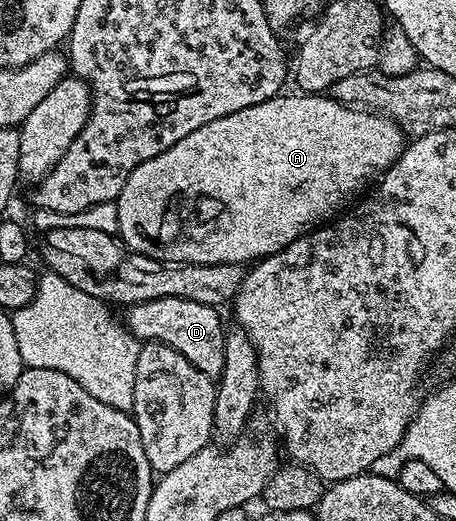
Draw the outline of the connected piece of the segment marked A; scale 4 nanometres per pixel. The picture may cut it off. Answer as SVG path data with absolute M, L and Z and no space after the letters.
M282 93L274 99L259 101L259 105L251 105L247 109L239 109L235 113L227 113L227 117L219 117L221 122L221 143L189 143L193 139L193 133L187 133L183 141L175 141L171 149L151 157L151 161L143 161L127 177L123 189L115 200L118 209L118 227L120 238L126 247L149 255L153 259L159 259L162 263L179 263L179 243L187 243L187 221L189 219L213 219L219 213L223 199L233 199L233 263L249 265L267 255L273 255L281 251L288 243L293 243L301 235L307 235L310 231L328 224L342 210L341 198L344 195L353 195L361 191L369 183L369 175L380 176L388 171L389 166L401 156L407 146L407 136L397 122L388 115L376 111L349 107L345 103L335 101L325 93L296 93L288 95Z

